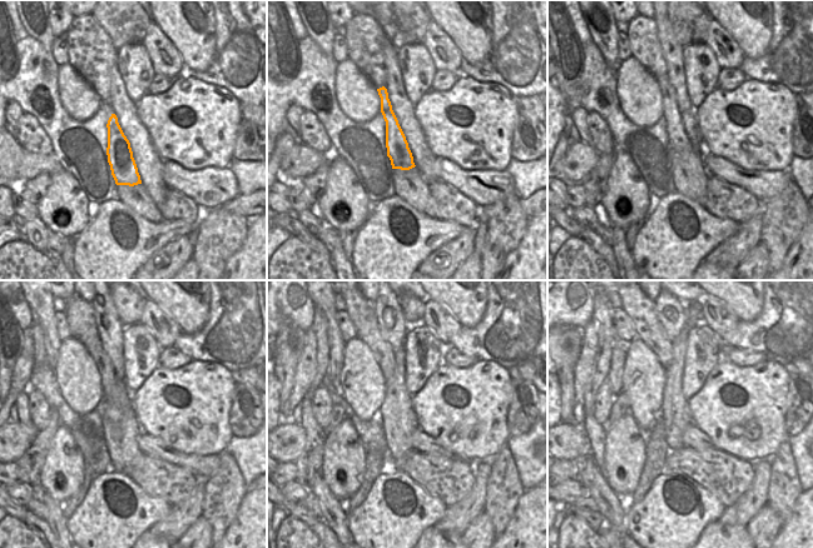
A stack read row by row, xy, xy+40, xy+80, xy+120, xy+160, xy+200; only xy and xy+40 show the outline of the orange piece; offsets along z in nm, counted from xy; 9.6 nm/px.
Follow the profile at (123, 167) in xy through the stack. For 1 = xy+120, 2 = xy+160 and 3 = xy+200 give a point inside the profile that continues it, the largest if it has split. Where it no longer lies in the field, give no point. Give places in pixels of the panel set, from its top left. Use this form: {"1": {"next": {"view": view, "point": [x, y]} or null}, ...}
{"1": {"next": {"view": "xy+120", "point": [90, 340]}}, "2": {"next": {"view": "xy+160", "point": [361, 310]}}, "3": {"next": {"view": "xy+200", "point": [643, 312]}}}

